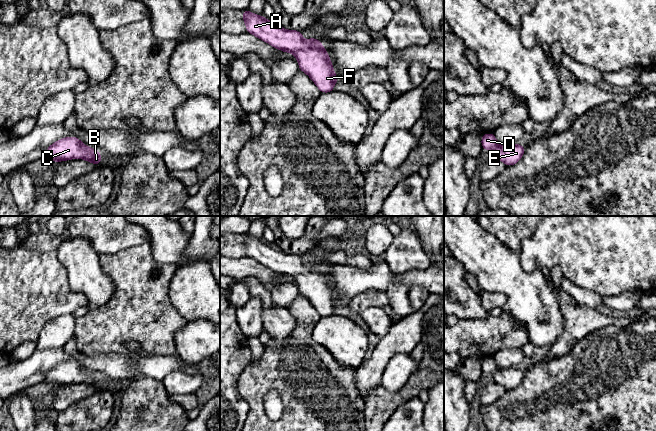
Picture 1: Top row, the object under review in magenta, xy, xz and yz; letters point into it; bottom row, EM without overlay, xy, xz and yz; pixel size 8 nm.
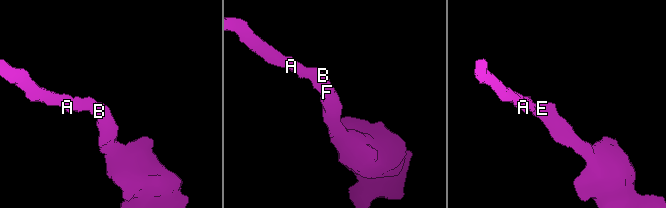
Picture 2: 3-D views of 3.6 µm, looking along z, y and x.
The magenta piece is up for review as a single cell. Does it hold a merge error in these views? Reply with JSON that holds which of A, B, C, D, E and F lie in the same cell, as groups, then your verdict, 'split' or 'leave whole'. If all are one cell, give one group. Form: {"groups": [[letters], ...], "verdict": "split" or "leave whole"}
{"groups": [["A", "B", "C", "D", "E", "F"]], "verdict": "leave whole"}

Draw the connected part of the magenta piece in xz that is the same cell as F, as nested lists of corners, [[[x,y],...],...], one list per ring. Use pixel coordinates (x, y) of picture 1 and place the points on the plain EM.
[[[248,233],[242,234],[242,242],[245,246],[247,257],[270,268],[275,273],[294,278],[299,288],[299,295],[306,297],[321,317],[330,317],[334,315],[334,309],[339,302],[335,298],[329,278],[320,264],[311,261],[305,265],[301,255],[284,253],[274,245],[271,246],[263,239],[256,239]]]

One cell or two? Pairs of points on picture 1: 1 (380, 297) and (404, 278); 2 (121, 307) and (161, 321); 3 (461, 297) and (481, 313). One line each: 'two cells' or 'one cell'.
1: two cells
2: one cell
3: one cell

